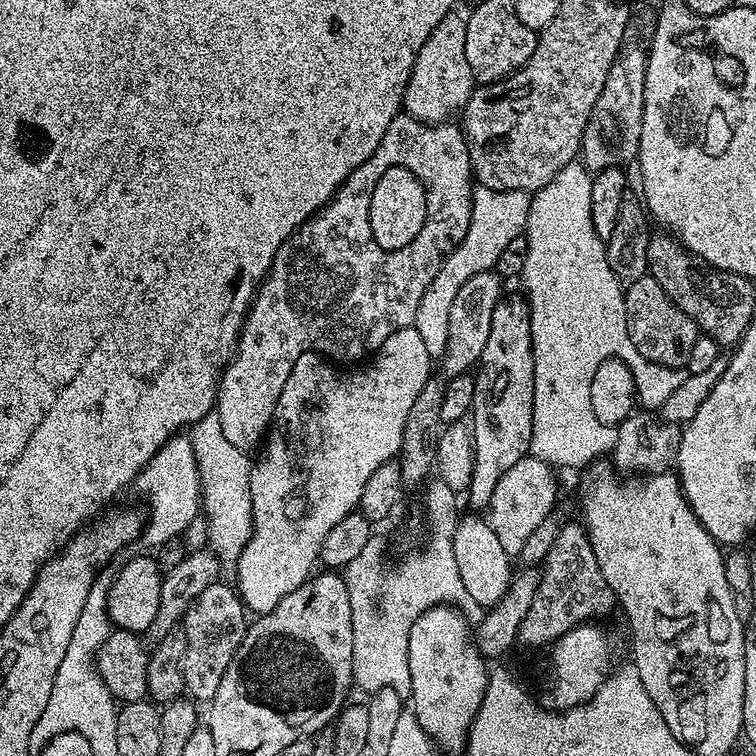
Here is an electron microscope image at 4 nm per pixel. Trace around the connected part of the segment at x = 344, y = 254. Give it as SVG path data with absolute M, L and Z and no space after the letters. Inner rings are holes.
M407 114L396 116L372 156L349 174L325 208L310 217L280 247L267 276L256 289L256 297L244 319L244 329L240 331L240 341L216 390L214 410L222 422L222 434L226 434L233 446L252 450L267 437L282 386L286 386L286 378L290 378L290 370L302 354L319 352L336 362L360 362L375 353L394 330L415 325L416 311L428 284L435 278L445 256L466 237L470 226L474 189L472 159L461 125L452 123L424 124ZM388 164L408 164L408 168L420 172L424 184L428 184L428 224L420 228L420 240L416 240L412 248L396 252L396 256L384 256L384 252L372 244L372 236L368 236L368 196L372 196L376 176L380 176Z

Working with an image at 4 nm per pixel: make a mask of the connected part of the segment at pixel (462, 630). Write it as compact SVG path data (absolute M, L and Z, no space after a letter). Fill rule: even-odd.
M438 604L426 610L426 614L418 618L418 622L414 622L410 630L409 642L410 682L412 683L410 712L416 717L418 726L422 726L424 733L441 753L463 753L464 745L468 742L468 732L472 729L472 723L478 714L478 706L482 706L482 698L490 687L490 676L488 680L486 665L488 664L474 639L473 625L468 622L459 608Z

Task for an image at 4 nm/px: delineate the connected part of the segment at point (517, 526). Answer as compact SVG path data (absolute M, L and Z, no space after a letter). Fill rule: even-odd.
M529 454L514 462L514 466L510 466L506 474L502 474L498 486L494 486L494 494L490 496L490 502L486 506L487 511L492 513L487 513L486 519L494 534L498 534L498 542L502 542L502 550L506 550L508 557L519 557L526 538L555 511L558 486L554 475L551 465Z

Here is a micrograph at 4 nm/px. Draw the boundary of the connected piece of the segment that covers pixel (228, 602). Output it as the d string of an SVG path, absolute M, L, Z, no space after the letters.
M217 582L207 586L186 610L182 621L186 638L184 691L193 701L211 702L214 694L218 694L222 674L226 674L226 666L230 666L242 638L248 632L249 623L244 601L231 583Z

